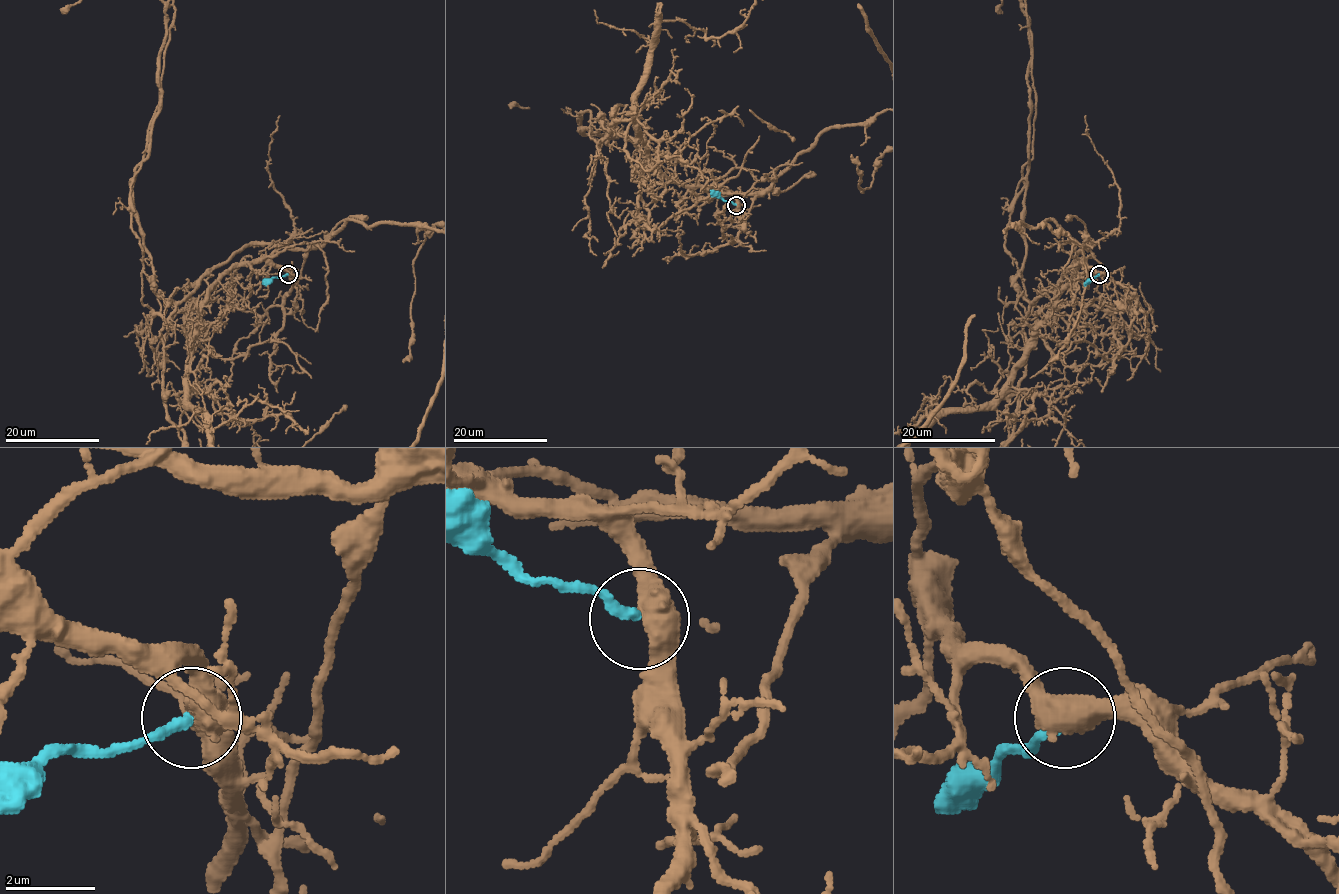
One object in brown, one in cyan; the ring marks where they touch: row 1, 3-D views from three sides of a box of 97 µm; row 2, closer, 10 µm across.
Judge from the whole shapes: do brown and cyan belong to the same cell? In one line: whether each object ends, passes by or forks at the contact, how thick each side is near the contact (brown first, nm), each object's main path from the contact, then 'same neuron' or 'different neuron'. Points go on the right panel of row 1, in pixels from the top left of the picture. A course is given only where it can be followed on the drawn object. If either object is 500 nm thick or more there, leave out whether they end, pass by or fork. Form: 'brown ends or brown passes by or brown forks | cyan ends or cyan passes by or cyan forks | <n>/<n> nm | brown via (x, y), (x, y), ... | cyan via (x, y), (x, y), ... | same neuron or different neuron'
600/200 nm | cyan via (1098, 273), (1084, 284) | different neuron

